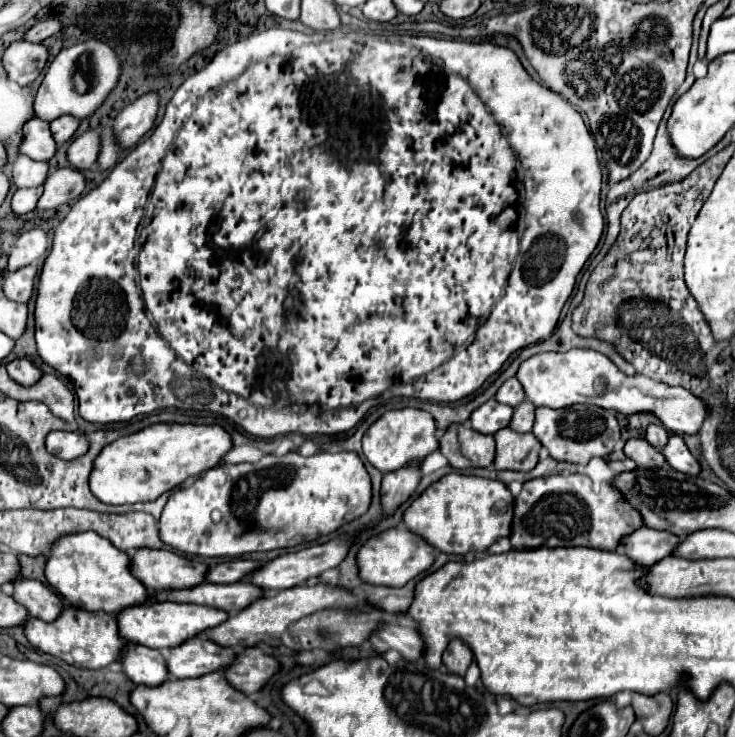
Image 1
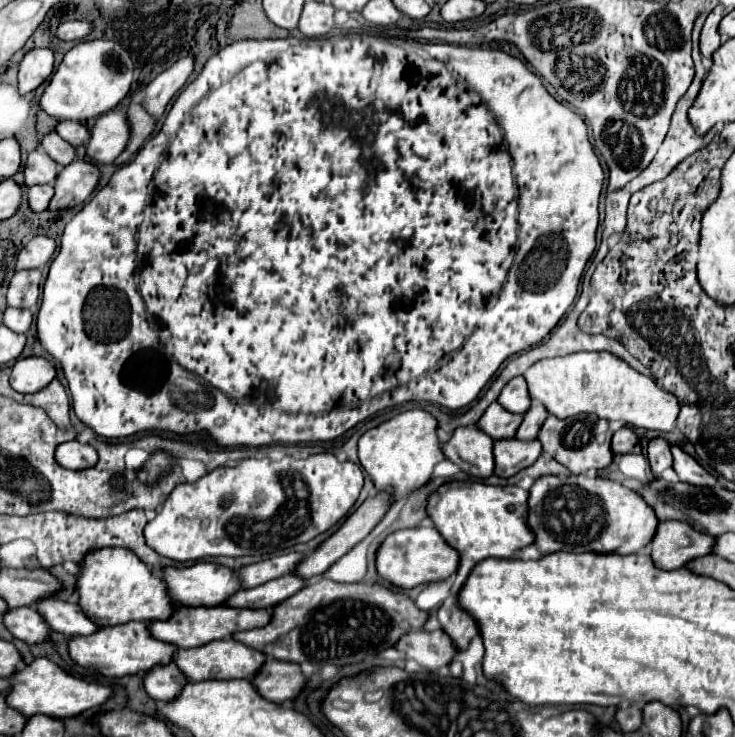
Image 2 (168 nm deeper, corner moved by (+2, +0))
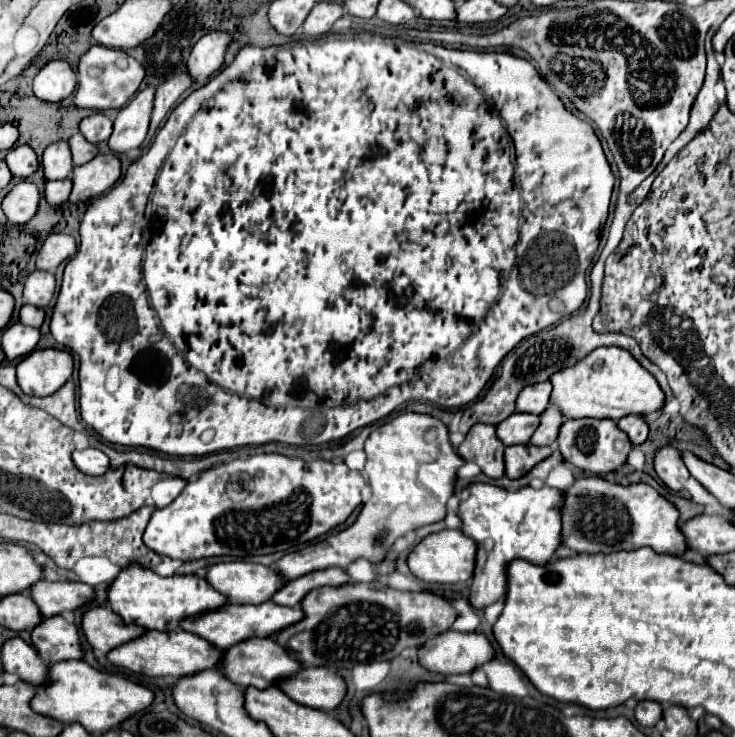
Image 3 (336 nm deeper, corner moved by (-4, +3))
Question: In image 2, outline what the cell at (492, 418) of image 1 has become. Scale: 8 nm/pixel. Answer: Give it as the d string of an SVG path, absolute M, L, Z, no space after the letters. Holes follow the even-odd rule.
M493 402L479 420L479 428L487 432L493 440L509 440L515 438L517 426L521 426L521 414L507 412L499 402Z

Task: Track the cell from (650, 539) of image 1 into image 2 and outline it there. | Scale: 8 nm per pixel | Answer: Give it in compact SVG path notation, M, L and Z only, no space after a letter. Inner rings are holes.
M661 522L651 542L651 558L659 568L675 570L711 554L715 542L717 538L697 532L687 522Z

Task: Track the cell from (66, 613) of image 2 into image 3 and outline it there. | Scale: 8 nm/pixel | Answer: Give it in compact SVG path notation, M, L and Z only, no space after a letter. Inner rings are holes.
M87 607L81 617L81 631L87 637L87 643L101 653L107 653L109 647L119 647L135 637L139 637L145 629L139 625L127 625L117 619L109 607Z

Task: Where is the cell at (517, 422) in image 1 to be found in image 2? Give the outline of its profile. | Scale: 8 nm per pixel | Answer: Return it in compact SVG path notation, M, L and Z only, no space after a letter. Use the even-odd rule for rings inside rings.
M535 402L535 404L525 412L523 424L521 424L519 430L517 430L517 438L519 438L519 440L535 440L547 416L549 416L549 412L545 410L545 406L541 406L541 404Z

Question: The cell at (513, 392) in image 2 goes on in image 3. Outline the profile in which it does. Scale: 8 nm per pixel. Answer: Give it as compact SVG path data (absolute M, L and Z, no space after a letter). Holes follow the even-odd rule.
M549 381L527 385L521 389L521 393L517 397L517 411L541 415L549 403L549 395L551 395L551 383Z

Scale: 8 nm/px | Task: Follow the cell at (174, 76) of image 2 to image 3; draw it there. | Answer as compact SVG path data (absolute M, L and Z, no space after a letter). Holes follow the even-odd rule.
M207 33L195 43L187 61L187 73L195 83L207 81L223 65L229 41L227 33Z

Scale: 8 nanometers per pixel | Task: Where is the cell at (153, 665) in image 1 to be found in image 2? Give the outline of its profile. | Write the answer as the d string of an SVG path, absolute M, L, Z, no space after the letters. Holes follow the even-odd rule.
M173 662L167 666L155 666L145 674L145 690L155 702L169 702L169 698L177 698L185 682L189 680L183 676L183 672L179 680L179 668Z

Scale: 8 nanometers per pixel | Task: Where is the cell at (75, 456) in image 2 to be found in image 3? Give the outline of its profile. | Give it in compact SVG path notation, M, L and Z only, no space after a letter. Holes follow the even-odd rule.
M87 447L83 451L73 451L73 463L81 473L103 475L109 467L109 457L95 447Z

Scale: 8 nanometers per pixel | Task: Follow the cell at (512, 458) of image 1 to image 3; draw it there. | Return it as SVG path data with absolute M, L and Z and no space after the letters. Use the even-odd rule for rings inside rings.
M531 443L509 445L509 447L505 447L505 475L509 479L519 479L531 467L535 467L539 461L547 459L551 453L553 453L551 447L535 447Z

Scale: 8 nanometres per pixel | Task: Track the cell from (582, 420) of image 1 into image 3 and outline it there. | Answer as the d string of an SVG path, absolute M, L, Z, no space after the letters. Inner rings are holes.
M567 419L559 429L557 445L565 461L595 475L605 475L621 467L633 449L627 435L623 435L623 431L619 431L617 423L611 419Z

